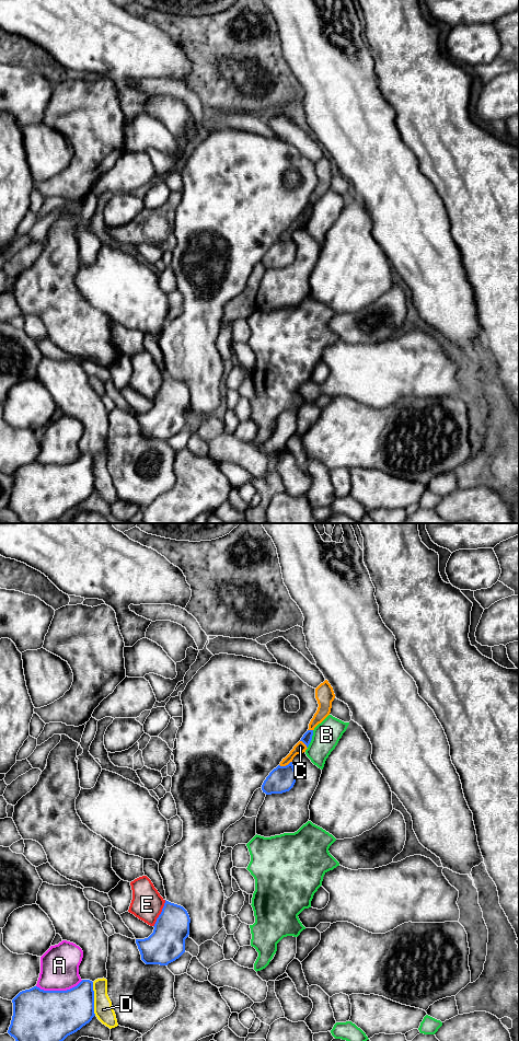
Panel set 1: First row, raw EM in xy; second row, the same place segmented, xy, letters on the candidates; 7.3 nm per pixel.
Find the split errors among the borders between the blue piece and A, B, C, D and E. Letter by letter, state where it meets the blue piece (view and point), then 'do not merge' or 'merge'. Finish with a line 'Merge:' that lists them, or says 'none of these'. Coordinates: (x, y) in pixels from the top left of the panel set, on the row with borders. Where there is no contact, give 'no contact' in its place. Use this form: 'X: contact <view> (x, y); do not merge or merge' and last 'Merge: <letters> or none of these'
A: contact xy (59, 991); do not merge
B: contact xy (311, 739); do not merge
C: contact xy (286, 765); do not merge
D: contact xy (93, 998); do not merge
E: contact xy (161, 913); do not merge
Merge: none of these

